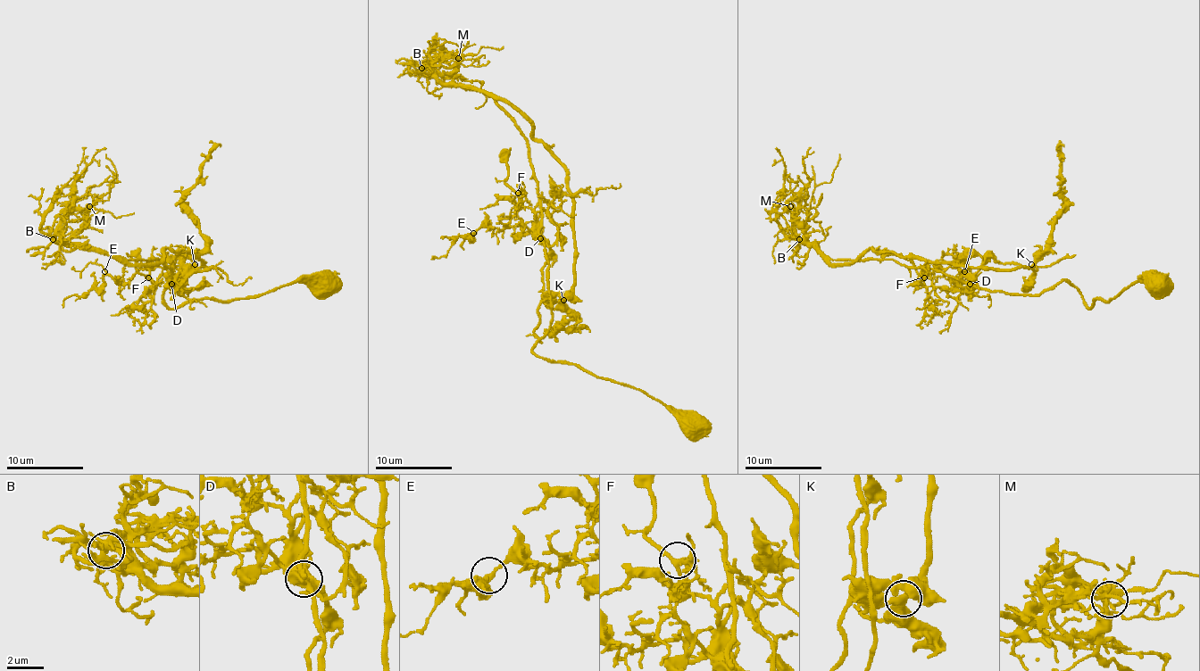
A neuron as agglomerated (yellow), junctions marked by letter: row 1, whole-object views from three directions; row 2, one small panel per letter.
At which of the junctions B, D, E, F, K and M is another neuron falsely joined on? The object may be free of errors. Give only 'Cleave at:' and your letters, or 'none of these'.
Cleave at: D

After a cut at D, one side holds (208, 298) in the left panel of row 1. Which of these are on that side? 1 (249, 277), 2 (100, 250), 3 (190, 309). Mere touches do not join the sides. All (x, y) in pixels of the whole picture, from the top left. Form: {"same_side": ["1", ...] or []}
{"same_side": ["2"]}

